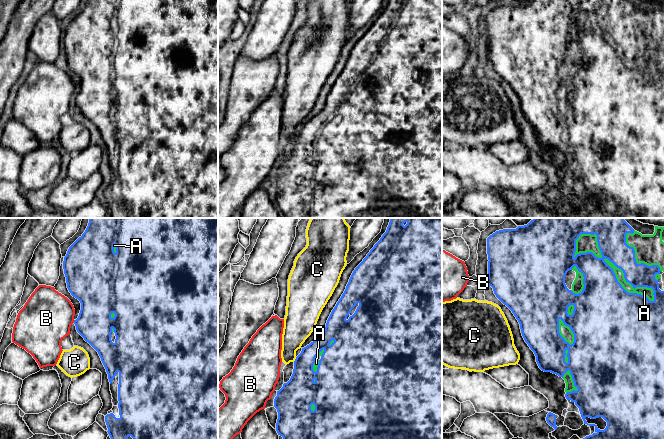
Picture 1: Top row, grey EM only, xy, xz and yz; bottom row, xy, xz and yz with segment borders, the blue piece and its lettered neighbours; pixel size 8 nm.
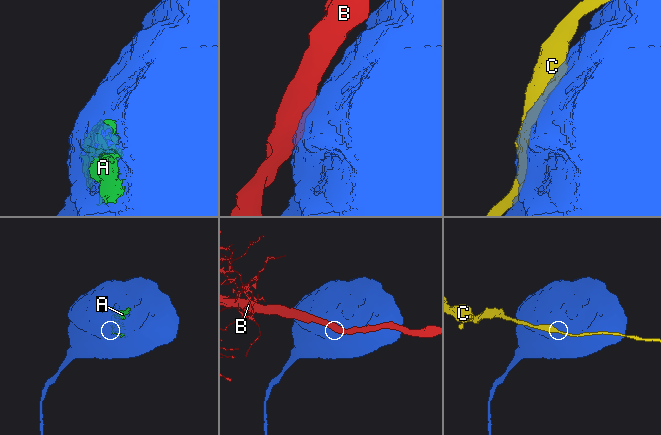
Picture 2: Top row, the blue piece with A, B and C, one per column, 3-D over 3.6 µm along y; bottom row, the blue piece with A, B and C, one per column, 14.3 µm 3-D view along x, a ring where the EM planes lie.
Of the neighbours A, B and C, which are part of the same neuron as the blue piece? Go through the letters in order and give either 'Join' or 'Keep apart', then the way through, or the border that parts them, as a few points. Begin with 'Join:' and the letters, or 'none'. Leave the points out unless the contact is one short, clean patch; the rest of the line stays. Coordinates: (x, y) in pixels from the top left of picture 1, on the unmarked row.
Join: A
A: Join
B: Keep apart
C: Keep apart

